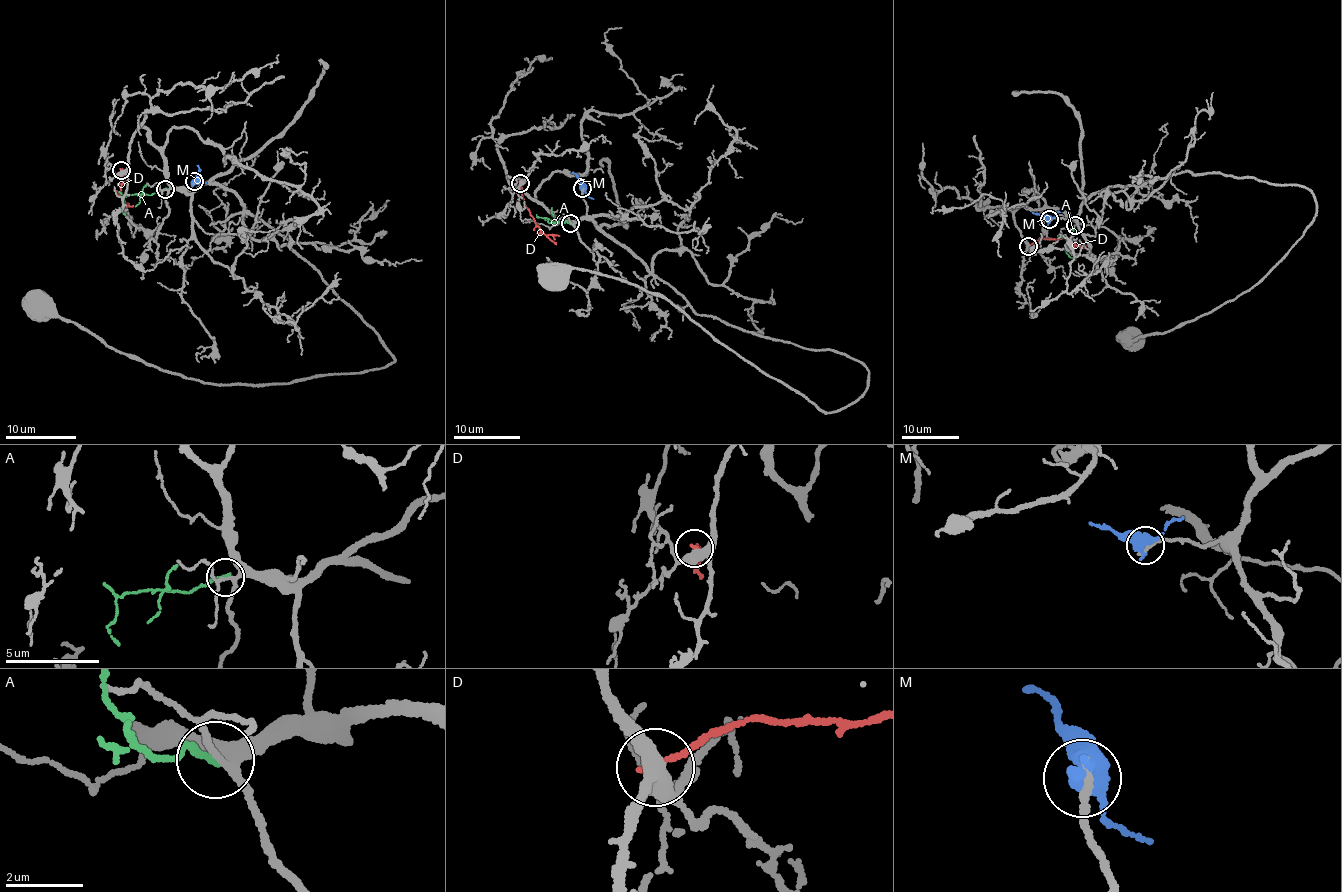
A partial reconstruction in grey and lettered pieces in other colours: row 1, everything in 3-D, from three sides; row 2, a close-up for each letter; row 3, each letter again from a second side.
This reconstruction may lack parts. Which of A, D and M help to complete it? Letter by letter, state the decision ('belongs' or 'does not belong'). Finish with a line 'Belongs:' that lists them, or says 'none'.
A: does not belong
D: does not belong
M: does not belong
Belongs: none

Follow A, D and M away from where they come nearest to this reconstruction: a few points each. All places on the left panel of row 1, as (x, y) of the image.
A: (164, 189), (150, 194), (126, 196), (121, 207), (125, 214)
D: (121, 170), (123, 181), (119, 192), (129, 205)
M: (194, 181), (199, 178), (196, 165)

